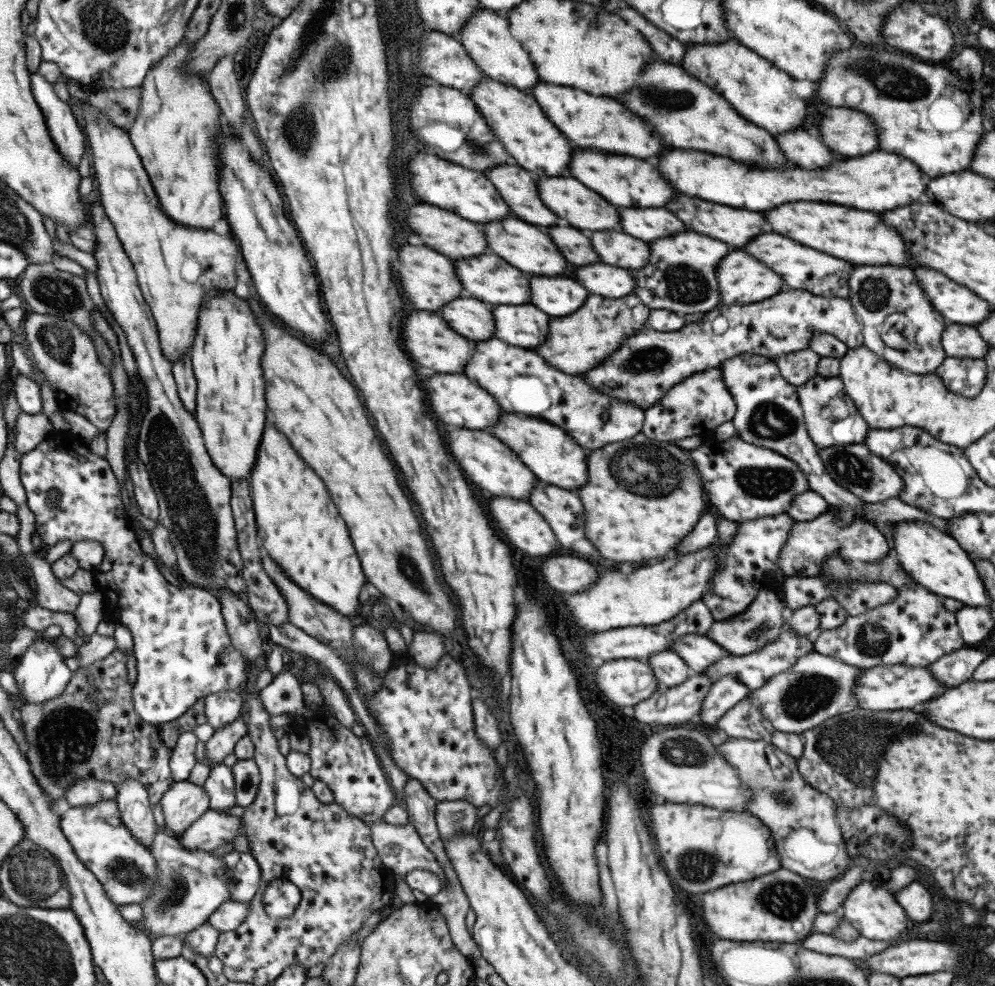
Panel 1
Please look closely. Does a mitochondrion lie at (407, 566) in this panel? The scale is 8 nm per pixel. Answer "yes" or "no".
yes

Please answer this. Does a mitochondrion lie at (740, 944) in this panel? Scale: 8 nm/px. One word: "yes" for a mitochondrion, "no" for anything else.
no

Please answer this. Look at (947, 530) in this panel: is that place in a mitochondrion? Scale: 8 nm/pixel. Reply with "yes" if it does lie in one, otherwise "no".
no

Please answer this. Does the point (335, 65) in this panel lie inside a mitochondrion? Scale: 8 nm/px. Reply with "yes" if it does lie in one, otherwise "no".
yes

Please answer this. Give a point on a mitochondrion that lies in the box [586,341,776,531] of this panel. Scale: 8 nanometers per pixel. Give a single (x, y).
(659, 478)

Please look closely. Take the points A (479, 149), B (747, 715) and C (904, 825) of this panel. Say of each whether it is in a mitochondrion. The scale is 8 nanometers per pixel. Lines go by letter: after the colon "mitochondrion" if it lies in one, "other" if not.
A: mitochondrion
B: other
C: other

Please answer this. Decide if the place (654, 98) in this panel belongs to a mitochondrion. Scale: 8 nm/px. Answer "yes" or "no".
yes

